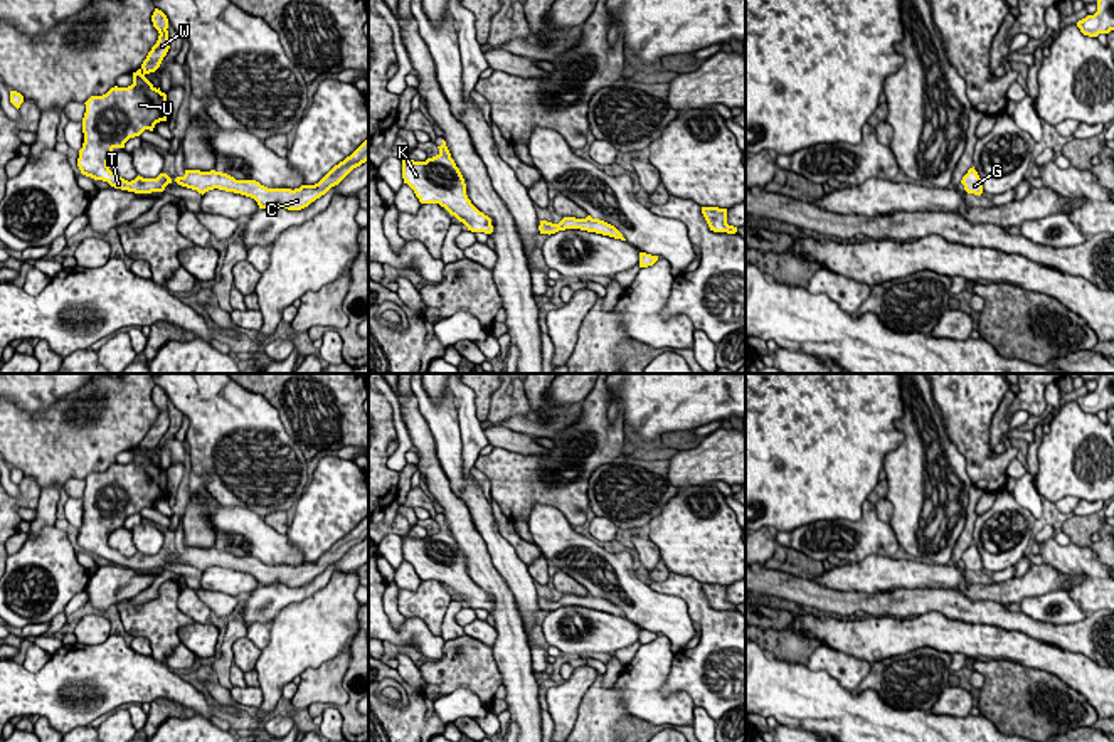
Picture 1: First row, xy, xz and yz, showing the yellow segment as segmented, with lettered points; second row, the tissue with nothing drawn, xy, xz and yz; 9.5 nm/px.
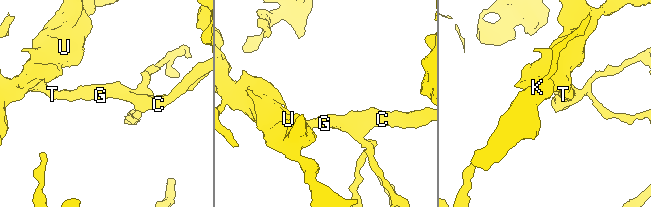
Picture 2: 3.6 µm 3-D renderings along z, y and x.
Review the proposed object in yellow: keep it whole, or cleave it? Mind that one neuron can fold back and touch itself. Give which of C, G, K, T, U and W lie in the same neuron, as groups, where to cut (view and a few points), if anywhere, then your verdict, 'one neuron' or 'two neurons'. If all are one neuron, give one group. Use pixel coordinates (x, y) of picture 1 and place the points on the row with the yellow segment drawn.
groups C G K T U W; cut none; one neuron

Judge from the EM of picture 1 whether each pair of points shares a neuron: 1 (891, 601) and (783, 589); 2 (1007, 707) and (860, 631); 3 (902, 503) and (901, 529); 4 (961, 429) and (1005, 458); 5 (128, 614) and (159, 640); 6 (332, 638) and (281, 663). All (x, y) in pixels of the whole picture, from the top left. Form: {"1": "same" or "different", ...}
{"1": "same", "2": "different", "3": "same", "4": "same", "5": "same", "6": "same"}

